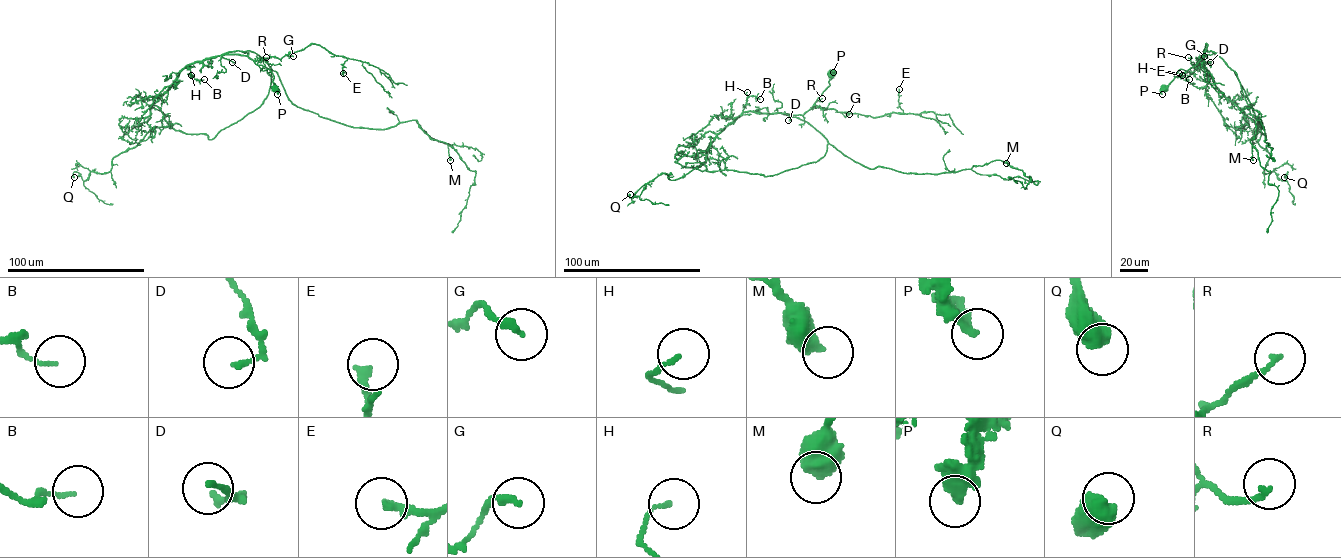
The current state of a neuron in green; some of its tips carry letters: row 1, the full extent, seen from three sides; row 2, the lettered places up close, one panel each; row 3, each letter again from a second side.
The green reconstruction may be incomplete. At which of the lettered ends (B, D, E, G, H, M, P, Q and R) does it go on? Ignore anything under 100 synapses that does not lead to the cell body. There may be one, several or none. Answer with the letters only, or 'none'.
none

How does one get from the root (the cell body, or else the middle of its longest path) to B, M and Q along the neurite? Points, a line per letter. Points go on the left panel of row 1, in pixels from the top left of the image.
B: (274, 87), (269, 69), (262, 70), (247, 56), (236, 54), (187, 65), (192, 78), (204, 79)
M: (274, 87), (269, 69), (227, 53), (256, 53), (292, 103), (323, 118), (376, 129), (416, 120), (450, 160)
Q: (274, 87), (269, 69), (229, 52), (271, 67), (259, 107), (211, 139), (152, 128), (108, 172), (74, 177)

